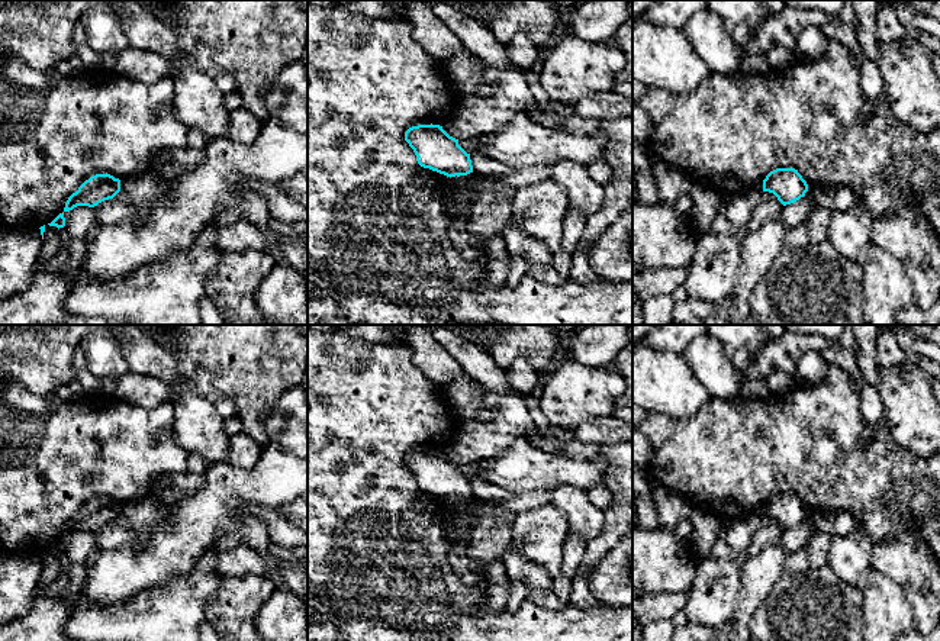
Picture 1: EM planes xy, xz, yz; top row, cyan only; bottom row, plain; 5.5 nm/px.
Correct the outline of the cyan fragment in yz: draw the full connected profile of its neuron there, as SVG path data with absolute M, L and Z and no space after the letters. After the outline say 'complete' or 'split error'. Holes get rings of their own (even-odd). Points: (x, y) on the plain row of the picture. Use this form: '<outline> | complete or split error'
M776 493L763 505L763 516L773 518L786 531L808 516L808 509L795 493Z | complete

